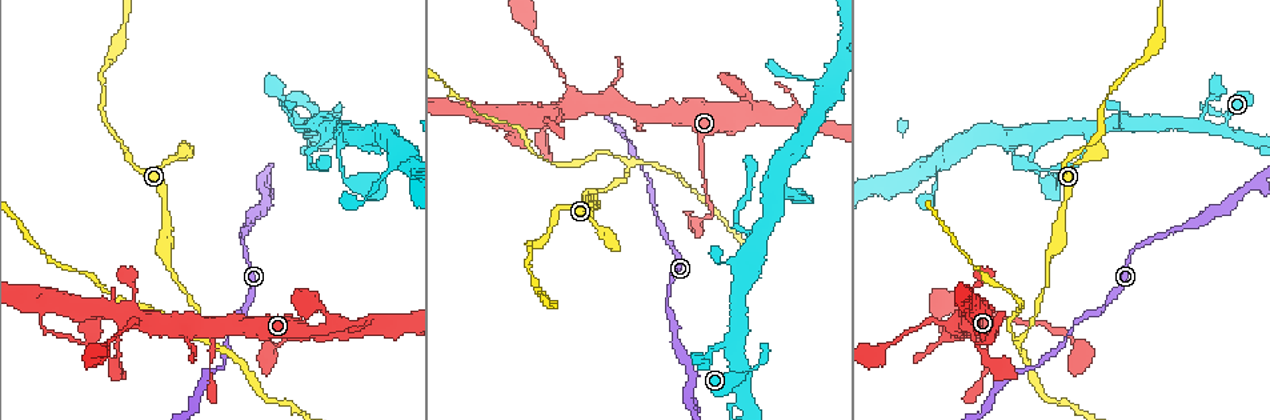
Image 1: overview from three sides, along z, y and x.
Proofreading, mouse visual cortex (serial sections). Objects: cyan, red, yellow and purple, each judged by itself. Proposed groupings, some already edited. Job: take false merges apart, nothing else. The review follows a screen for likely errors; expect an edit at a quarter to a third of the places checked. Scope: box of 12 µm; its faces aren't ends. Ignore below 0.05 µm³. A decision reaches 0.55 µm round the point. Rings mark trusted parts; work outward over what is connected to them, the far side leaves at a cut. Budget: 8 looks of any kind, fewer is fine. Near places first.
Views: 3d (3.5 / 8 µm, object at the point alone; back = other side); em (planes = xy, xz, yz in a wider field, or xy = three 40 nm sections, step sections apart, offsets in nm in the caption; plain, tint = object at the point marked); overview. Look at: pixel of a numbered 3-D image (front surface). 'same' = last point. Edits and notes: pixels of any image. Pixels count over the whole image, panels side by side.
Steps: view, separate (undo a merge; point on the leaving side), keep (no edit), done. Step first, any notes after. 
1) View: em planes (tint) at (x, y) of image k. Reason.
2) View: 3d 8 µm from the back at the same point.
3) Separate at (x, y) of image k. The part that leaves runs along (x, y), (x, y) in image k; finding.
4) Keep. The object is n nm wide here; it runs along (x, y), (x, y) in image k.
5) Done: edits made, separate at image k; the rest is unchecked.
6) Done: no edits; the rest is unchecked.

View: 3d 8 µm at (951, 322) of image 1. Branch point.

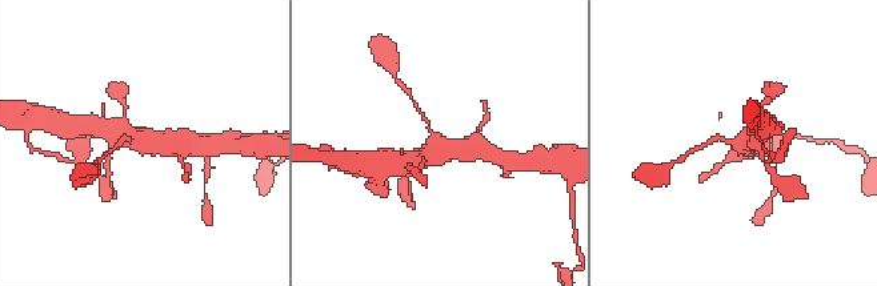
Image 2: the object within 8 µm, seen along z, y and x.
View: em xy step 3 (tint) at (136, 144) of image 2. Now the EM.

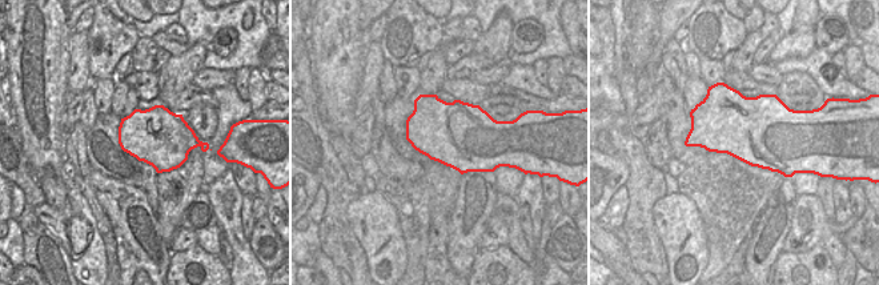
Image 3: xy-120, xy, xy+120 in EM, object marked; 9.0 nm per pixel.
Keep. The arms are 150, 500, 600 nm wide; it runs along (185, 144), (148, 144), (112, 129) in image 2; one cell here.

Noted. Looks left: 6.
View: 3d 3.5 µm at (1022, 339) of image 1. Two arms in line, one across.

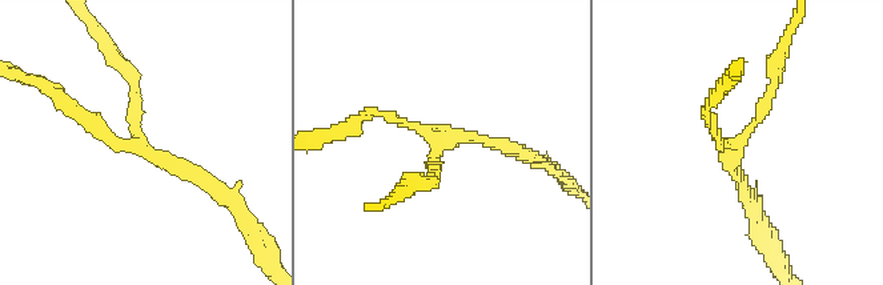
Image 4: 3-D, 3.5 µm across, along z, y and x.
View: em planes (tint) at (140, 144) of image 4. 3 arms meet here; the arms are 150, 150, 150 nm wide; need the tissue.

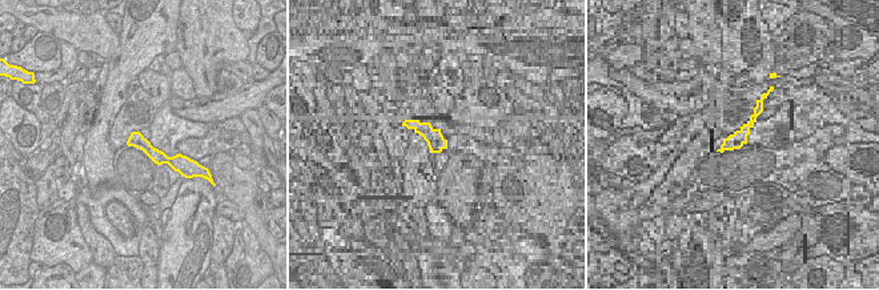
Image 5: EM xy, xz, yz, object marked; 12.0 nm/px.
Keep. The object is 180 nm wide here; it runs along (425, 180), (433, 136), (368, 112) in image 4; one cell here.

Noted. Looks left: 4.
View: 3d 3.5 µm at (510, 127) of image 1. Three-way junction.

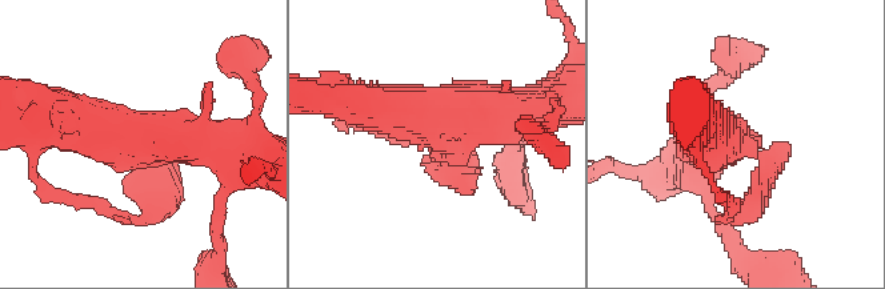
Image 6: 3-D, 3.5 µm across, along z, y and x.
View: em xy step 1 (plain) at (738, 146) of image 6. 3 arms meet here; the arms are 250, 450, 500 nm wide; need the tissue.

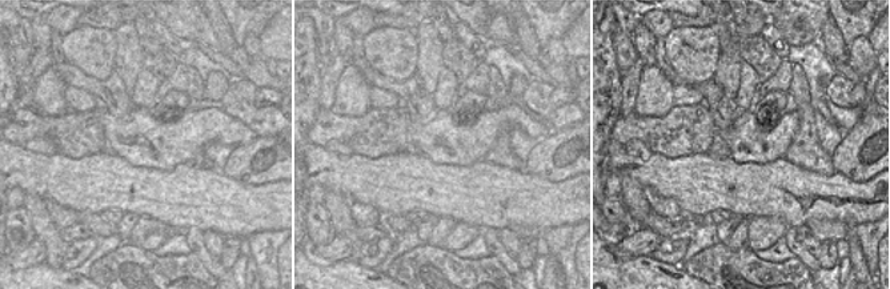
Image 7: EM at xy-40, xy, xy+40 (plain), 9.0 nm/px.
View: em xy step 1 (tint) at the same point. Where the object lies.

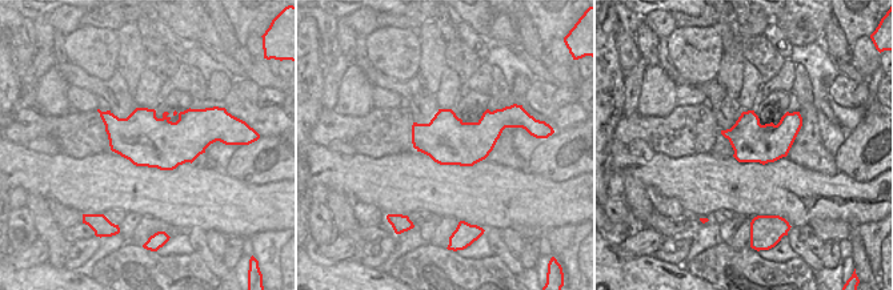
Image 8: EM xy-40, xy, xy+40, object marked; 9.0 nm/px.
Keep. It runs along (236, 151), (60, 121) in image 6; one cell here.

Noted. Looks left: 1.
Done: no edits; the rest is unchecked.

